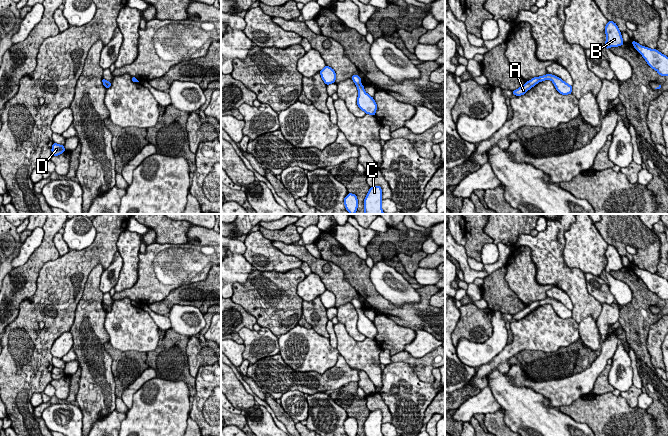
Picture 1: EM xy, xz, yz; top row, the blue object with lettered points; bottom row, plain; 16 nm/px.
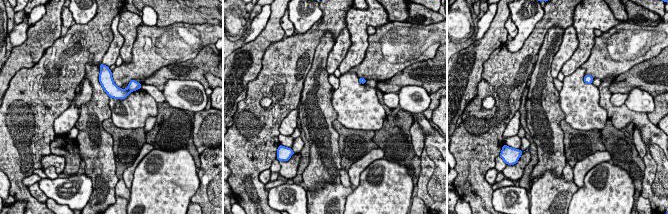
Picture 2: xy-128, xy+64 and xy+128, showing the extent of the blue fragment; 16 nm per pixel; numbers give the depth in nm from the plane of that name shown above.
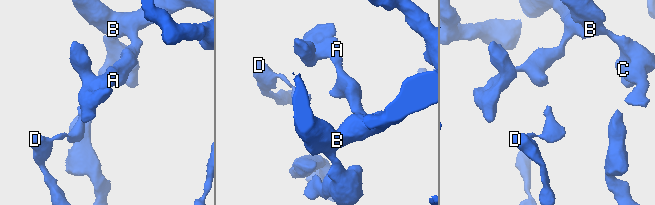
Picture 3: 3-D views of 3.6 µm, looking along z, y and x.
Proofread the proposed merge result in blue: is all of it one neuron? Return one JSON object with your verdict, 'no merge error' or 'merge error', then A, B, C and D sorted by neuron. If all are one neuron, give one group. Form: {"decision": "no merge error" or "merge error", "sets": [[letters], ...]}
{"decision": "no merge error", "sets": [["A", "B", "C", "D"]]}

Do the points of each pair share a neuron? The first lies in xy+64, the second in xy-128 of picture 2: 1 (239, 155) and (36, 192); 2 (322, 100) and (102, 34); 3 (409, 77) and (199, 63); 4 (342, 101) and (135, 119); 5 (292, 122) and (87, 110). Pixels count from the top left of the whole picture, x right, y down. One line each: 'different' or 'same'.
1: different
2: different
3: same
4: same
5: different

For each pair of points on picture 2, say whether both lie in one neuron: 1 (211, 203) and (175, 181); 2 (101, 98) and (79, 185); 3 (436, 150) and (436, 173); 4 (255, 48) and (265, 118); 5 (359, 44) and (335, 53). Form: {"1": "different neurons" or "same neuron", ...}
{"1": "different neurons", "2": "different neurons", "3": "same neuron", "4": "different neurons", "5": "different neurons"}

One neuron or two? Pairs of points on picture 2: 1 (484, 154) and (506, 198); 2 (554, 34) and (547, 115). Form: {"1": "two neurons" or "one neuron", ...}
{"1": "two neurons", "2": "one neuron"}

